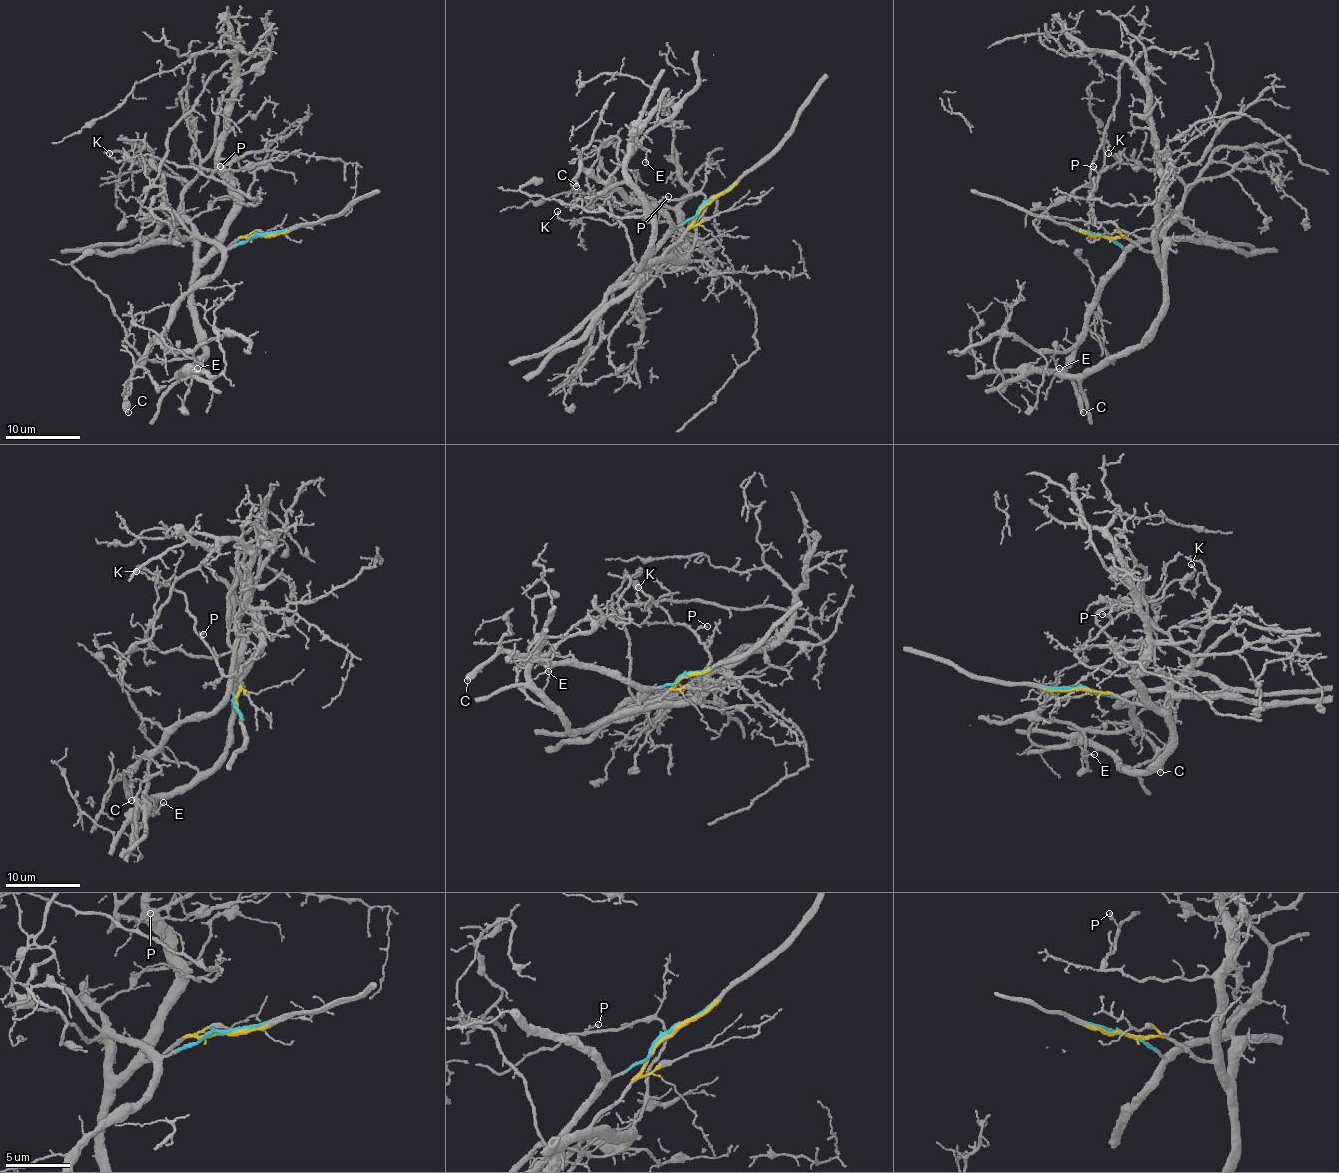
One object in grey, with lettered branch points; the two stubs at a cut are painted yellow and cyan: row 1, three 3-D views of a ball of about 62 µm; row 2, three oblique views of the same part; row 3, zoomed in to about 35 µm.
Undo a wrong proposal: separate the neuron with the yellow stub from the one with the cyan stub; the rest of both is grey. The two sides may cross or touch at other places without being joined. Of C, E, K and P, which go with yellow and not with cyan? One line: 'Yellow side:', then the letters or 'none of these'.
Yellow side: K, P

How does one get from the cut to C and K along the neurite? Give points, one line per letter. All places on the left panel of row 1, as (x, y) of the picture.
C: (260, 235), (227, 251), (225, 262), (180, 301), (165, 331), (149, 348), (136, 368), (126, 389), (128, 413)
K: (260, 235), (219, 251), (236, 207), (258, 199), (195, 168), (110, 153)

